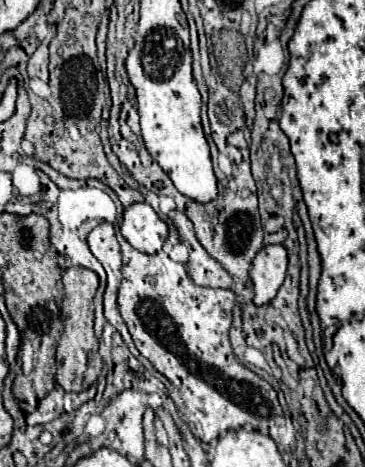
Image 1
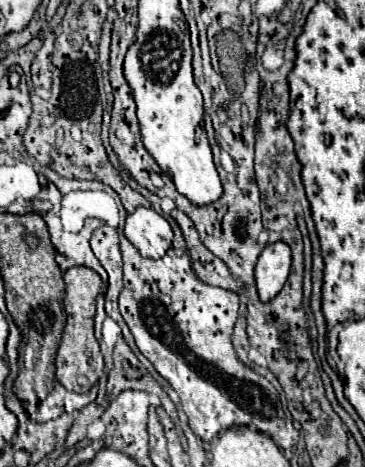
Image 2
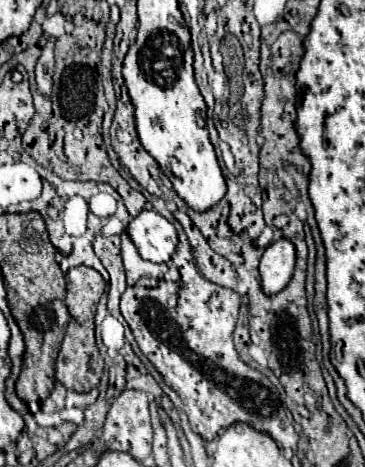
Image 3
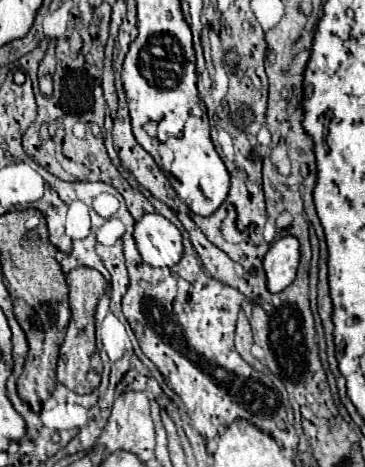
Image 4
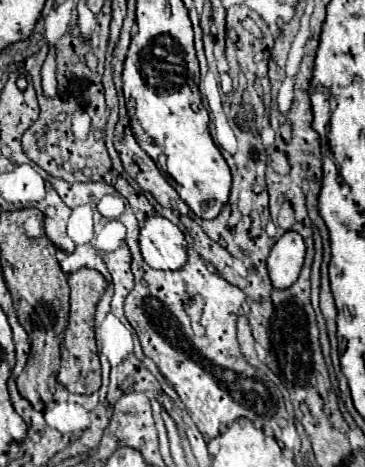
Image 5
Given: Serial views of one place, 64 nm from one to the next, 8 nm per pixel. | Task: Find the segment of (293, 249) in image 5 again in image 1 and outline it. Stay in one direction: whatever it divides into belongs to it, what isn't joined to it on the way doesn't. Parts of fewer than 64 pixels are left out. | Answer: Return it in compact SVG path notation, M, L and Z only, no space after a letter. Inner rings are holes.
M282 244L264 246L256 254L250 270L250 276L254 282L256 306L264 306L276 296L278 288L286 278L286 268L288 268L288 252Z

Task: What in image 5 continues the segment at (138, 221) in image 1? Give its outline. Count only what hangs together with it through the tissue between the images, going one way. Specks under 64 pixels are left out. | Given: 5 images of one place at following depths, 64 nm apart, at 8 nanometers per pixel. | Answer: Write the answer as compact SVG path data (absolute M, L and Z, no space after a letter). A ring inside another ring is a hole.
M162 216L146 220L140 230L140 250L154 270L180 270L188 260L188 242L182 230Z

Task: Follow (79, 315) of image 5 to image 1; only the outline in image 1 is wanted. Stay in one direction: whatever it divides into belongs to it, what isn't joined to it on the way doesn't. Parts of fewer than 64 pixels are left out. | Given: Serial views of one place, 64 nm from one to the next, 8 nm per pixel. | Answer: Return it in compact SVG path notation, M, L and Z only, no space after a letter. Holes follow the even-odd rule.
M74 266L62 272L62 282L64 282L64 300L62 300L62 318L64 318L64 332L58 342L56 350L56 382L66 390L66 392L82 392L88 390L100 370L102 370L102 358L98 354L98 338L94 336L94 294L98 290L98 274Z

